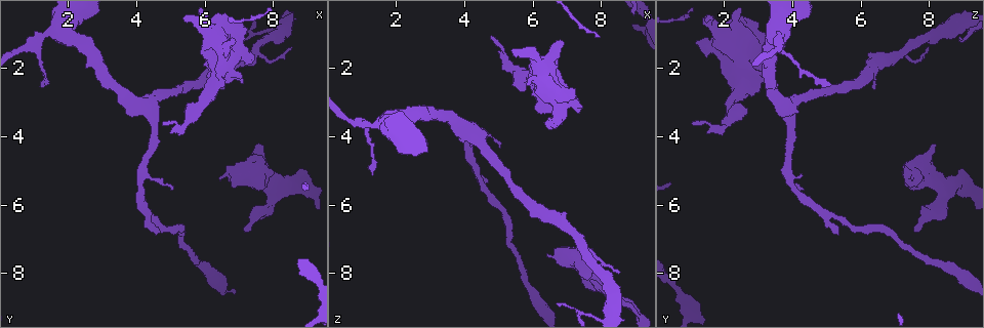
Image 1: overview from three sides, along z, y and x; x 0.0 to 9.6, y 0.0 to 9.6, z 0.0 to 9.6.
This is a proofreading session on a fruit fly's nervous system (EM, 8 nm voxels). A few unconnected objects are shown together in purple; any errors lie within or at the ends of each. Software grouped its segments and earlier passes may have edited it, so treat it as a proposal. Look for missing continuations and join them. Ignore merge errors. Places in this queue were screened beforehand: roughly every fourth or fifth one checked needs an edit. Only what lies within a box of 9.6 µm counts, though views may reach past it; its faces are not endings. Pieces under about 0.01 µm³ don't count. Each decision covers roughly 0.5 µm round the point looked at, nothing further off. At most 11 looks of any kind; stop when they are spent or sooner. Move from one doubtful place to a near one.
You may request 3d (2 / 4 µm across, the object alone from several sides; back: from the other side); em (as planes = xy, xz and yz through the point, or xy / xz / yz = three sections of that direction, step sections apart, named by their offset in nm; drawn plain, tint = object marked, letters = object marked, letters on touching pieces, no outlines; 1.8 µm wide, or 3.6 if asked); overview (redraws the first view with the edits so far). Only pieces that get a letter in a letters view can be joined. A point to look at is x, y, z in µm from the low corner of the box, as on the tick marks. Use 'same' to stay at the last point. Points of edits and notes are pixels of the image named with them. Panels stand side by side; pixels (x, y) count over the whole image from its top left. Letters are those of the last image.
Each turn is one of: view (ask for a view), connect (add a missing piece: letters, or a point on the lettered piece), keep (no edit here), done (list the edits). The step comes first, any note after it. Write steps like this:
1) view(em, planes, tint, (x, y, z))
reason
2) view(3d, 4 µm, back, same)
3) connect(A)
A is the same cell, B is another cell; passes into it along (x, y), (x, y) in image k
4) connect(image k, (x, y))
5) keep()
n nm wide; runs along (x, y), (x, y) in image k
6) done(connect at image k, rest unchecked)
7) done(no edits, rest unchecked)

view(3d, 2 µm, (4.65, 6.75, 5.35))
free end

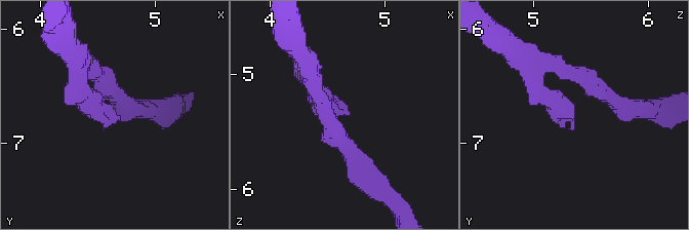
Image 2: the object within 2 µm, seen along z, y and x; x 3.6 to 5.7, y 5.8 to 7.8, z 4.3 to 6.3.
view(em, planes, letters, (4.68, 6.80, 5.36))
now the EM

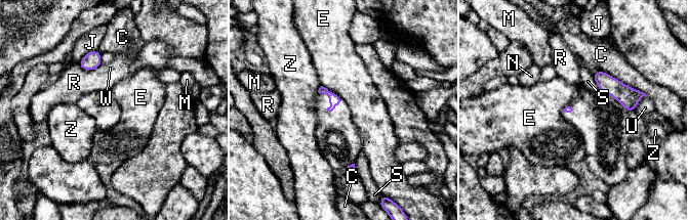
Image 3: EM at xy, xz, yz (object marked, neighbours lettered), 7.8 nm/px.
keep()
C touches over 420 nm; C, E, J, M, N, R, S, U, W and Z are other cells; border along (321, 85), (333, 91), (344, 101) in image 3; none of them fits

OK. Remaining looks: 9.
view(3d, 4 µm, (7.00, 5.10, 7.55))
sudden change in width

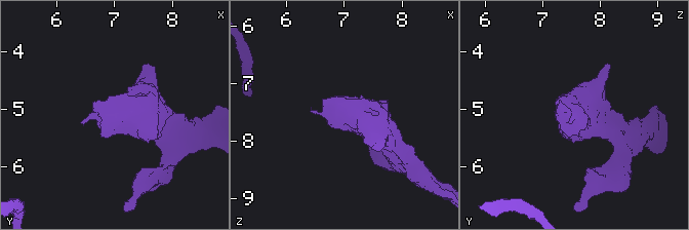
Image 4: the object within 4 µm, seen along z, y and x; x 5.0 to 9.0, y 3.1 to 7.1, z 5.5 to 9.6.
view(em, 3.6 µm, planes, letters, (7.00, 5.15, 7.55))
need the tissue

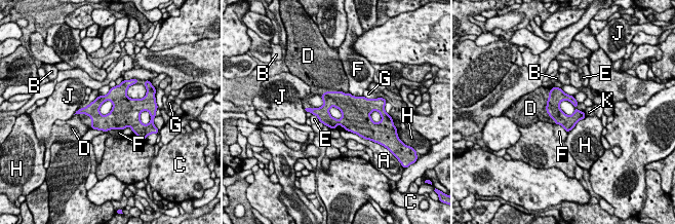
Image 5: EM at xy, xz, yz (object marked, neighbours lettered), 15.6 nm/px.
connect(D)
D is the same cell, A, B, C, E, F, G, H, J and K are other cells; it goes on there

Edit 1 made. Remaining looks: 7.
view(3d, 4 µm, (4.10, 5.30, 3.95))
three-way junction

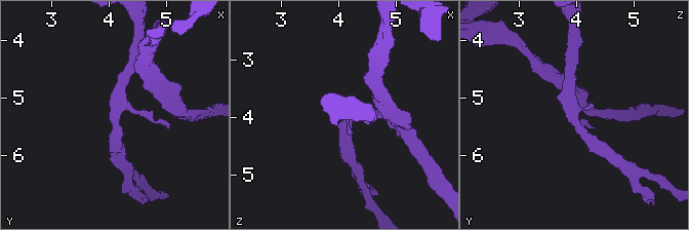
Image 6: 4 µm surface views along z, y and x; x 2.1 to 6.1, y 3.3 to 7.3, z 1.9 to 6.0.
view(em, yz, step 4, tint, (4.15, 5.30, 3.95))
3 arms; shape alone is not enough

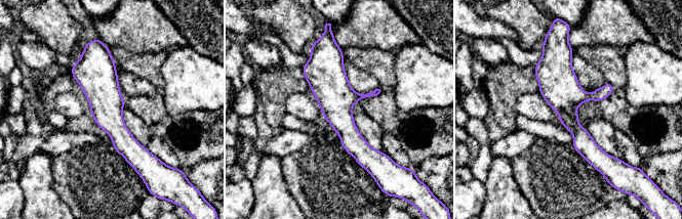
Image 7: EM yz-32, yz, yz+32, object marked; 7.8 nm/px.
view(em, planes, letters, same)
cut it another way

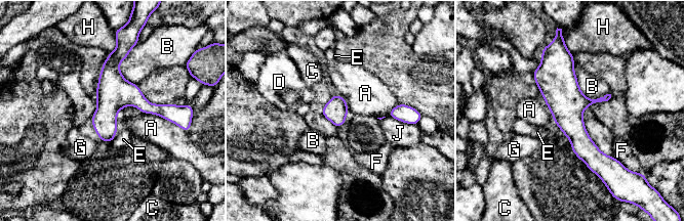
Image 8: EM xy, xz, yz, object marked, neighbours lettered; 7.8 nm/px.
keep()
180 nm wide; A, B, C, D, E, F, G, H and J are other cells; runs along (565, 53), (567, 116), (596, 170) in image 8; none of them fits

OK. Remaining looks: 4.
view(overview)

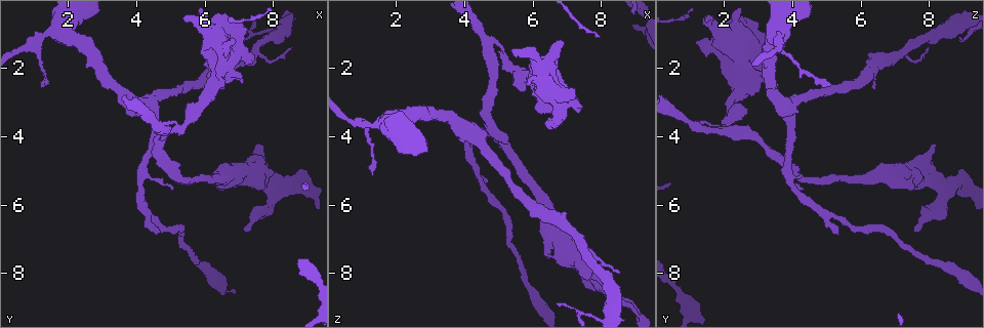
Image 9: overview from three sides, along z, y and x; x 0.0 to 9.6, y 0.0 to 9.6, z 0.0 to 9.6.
view(3d, 4 µm, (6.55, 2.20, 3.10))

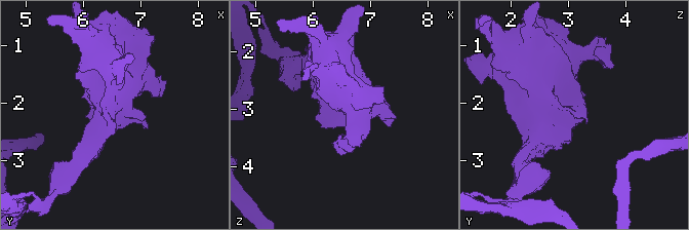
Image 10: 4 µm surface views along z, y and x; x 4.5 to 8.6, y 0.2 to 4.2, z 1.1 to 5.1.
view(em, planes, letters, (6.50, 2.20, 3.05))

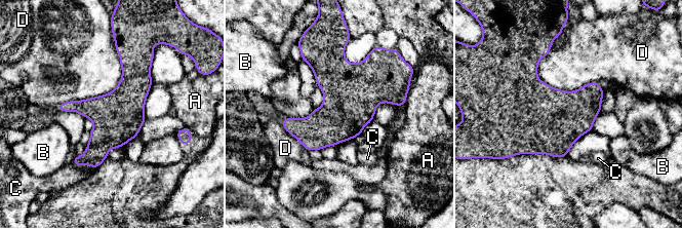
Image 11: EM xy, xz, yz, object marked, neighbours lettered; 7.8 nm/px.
keep()
A, B, C and D are other cells; border along (537, 62), (554, 87), (599, 82) in image 11; none of them fits

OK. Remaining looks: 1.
done(connect at image 5, rest unchecked)

